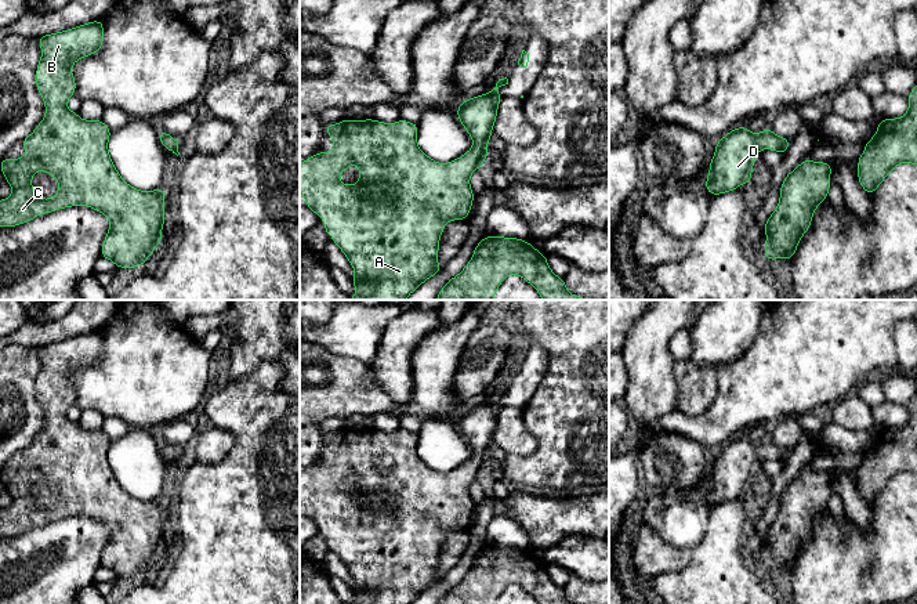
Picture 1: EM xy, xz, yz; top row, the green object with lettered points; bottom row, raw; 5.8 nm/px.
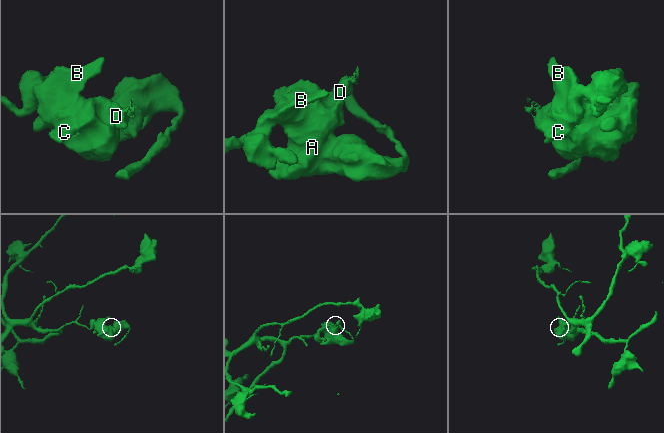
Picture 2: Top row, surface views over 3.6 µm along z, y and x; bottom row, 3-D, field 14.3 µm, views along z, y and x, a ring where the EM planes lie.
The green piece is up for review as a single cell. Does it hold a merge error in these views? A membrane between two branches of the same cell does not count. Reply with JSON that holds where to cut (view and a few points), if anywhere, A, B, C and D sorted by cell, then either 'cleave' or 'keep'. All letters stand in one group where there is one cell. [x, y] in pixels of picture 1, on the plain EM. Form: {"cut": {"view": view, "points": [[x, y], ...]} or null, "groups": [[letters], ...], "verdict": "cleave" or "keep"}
{"cut": null, "groups": [["A", "B", "C", "D"]], "verdict": "keep"}

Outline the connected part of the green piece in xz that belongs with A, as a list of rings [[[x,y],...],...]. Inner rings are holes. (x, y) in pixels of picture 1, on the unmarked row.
[[[507,387],[499,388],[492,401],[464,409],[456,419],[474,453],[450,473],[427,466],[417,455],[418,434],[405,428],[392,434],[344,428],[325,435],[334,456],[300,473],[300,503],[305,506],[307,517],[322,527],[326,543],[352,575],[356,604],[410,604],[442,581],[438,575],[441,545],[447,531],[467,529],[471,521],[475,503],[470,487],[490,467],[488,451],[503,409],[497,398],[505,394]],[[351,474],[360,478],[359,491],[345,495],[338,487]]]

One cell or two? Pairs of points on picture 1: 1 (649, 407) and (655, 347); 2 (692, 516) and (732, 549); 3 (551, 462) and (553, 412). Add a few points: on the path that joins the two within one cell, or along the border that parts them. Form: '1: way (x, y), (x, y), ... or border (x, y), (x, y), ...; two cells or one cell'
1: way (651, 391), (651, 362); one cell
2: border (709, 513), (706, 532), (692, 549); two cells
3: way (553, 449), (553, 425); one cell

